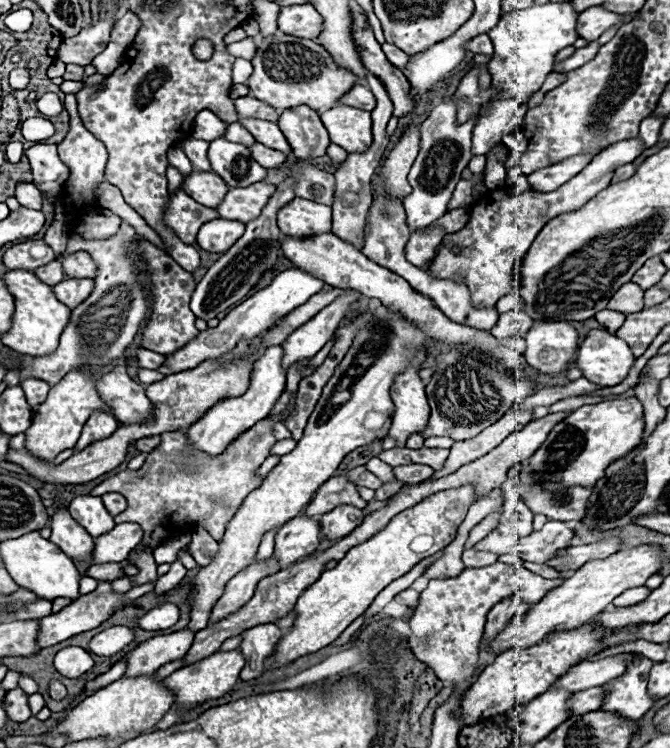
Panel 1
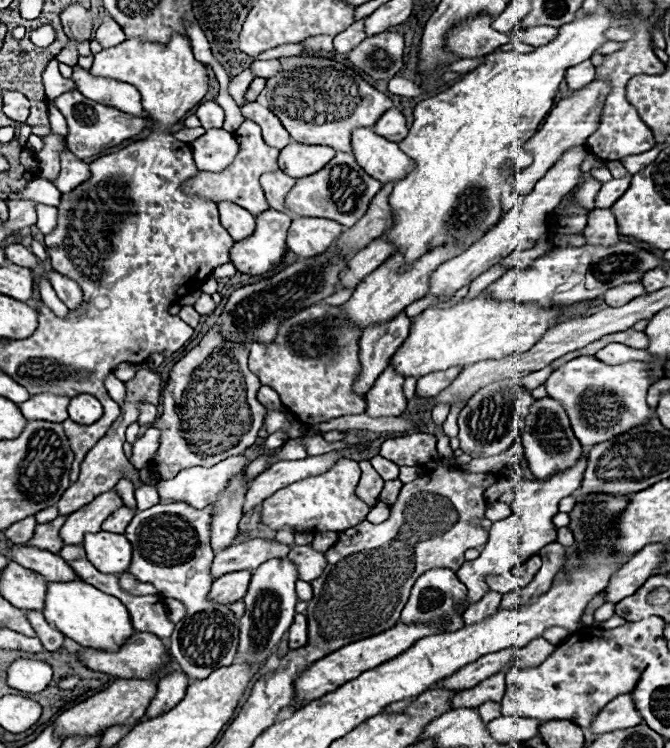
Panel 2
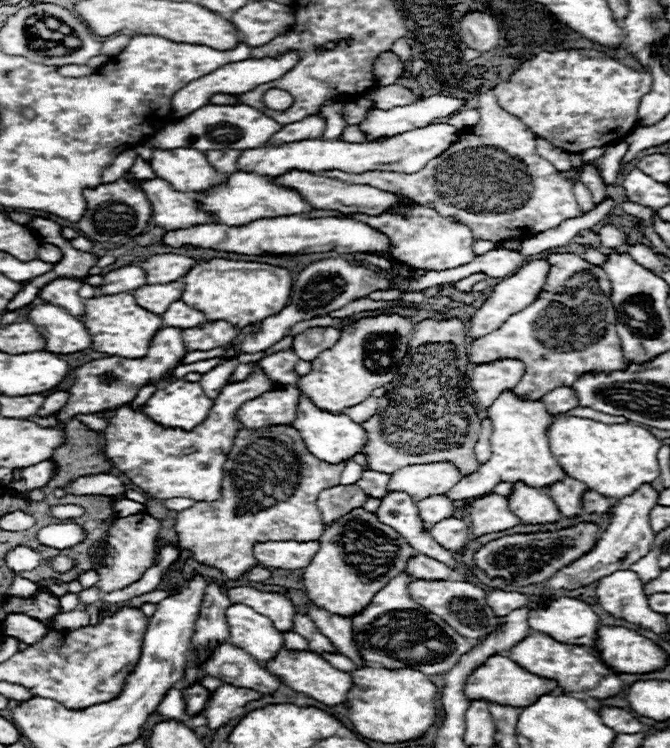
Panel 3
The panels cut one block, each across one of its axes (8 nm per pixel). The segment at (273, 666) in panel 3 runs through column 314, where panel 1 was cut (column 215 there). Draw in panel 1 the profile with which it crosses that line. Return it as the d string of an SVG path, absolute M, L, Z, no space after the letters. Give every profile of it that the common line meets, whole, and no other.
M238 650L232 652L216 652L196 664L184 666L176 672L172 672L168 678L164 678L164 686L168 686L170 692L174 692L174 704L178 704L182 710L190 710L198 704L204 704L208 700L222 698L232 690L232 686L238 680L240 670L244 668L244 656L240 656Z

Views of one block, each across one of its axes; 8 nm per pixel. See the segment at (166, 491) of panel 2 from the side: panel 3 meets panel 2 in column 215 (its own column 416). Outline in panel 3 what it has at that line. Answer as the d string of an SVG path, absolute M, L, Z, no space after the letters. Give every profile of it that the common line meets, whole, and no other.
M436 462L436 464L414 464L404 466L392 474L388 492L406 492L416 502L444 494L460 480L460 472L450 462Z

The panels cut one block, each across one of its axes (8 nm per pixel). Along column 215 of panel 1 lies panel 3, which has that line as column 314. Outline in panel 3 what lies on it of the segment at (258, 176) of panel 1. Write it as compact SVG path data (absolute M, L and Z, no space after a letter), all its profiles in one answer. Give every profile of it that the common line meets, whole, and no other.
M430 124L426 128L416 128L404 134L398 134L386 142L344 142L344 140L302 140L290 142L282 146L262 146L244 150L238 158L236 168L244 172L258 172L260 176L278 176L288 172L290 168L302 168L308 172L322 170L344 170L344 172L368 172L368 170L392 170L392 172L418 172L422 170L434 156L440 156L462 130L450 124Z

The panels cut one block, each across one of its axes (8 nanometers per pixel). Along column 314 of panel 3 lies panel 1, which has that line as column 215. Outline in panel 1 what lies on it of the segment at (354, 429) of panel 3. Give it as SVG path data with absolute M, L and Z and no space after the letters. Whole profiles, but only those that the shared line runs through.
M270 346L266 348L266 352L254 362L252 368L252 378L250 378L250 388L246 390L246 394L238 396L238 398L228 398L222 400L220 404L216 404L212 410L206 412L206 416L202 416L196 424L192 424L186 430L186 438L190 442L190 446L194 450L206 452L208 456L218 456L224 452L224 448L228 448L228 444L232 440L236 440L242 432L246 432L248 428L252 428L256 422L264 420L272 406L276 404L276 400L280 398L280 394L284 392L284 382L286 382L286 372L280 368L282 362L282 348L280 346Z

